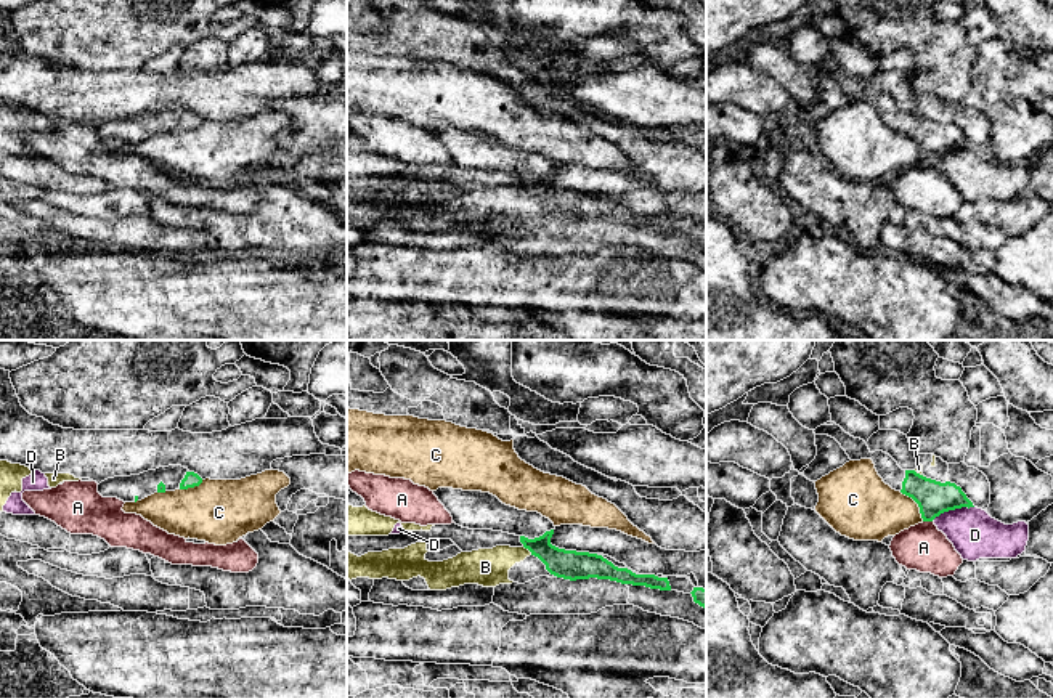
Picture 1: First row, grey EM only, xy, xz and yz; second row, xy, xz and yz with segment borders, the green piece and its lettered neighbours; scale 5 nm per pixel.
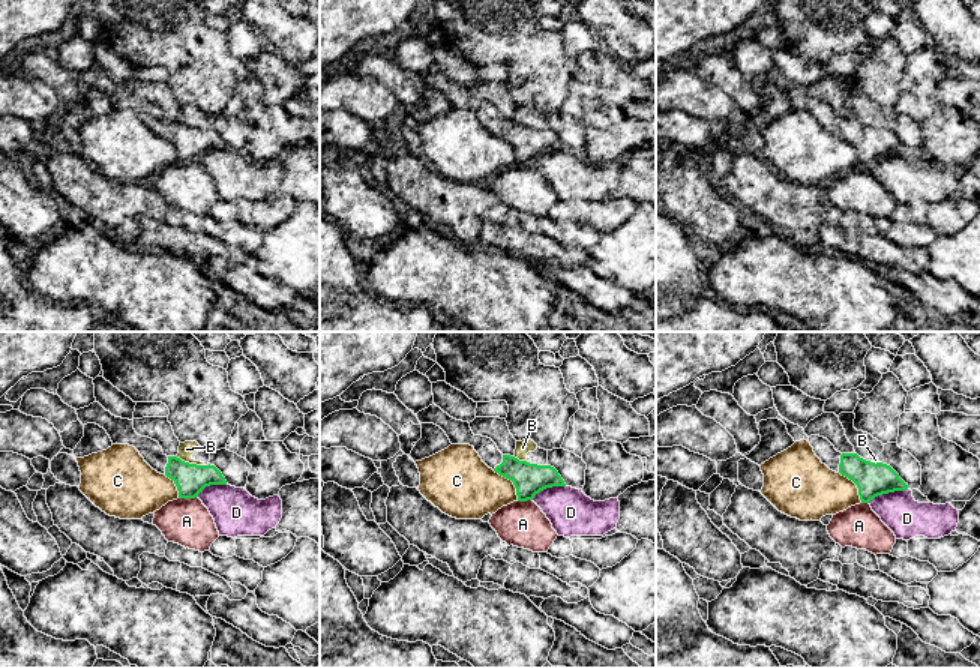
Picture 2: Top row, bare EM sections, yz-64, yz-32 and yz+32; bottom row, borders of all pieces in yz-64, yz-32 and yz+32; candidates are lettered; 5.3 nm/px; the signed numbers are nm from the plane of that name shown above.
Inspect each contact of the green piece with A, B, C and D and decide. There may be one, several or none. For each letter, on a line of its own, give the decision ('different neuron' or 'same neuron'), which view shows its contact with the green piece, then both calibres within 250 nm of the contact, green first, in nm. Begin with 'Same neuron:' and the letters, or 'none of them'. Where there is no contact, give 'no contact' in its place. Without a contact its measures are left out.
Same neuron: none of them
A: different neuron; contact in yz; calibres 170 and 240 nm
B: different neuron; contact in xz; calibres 150 and 190 nm
C: different neuron; contact in yz; calibres 170 and 320 nm
D: different neuron; contact in yz; calibres 170 and 240 nm

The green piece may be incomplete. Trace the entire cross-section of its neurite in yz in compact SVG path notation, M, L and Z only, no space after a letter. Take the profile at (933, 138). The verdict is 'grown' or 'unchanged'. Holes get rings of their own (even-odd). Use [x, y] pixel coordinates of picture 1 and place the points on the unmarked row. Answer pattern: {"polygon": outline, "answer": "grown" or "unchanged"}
{"polygon": "M836 64L820 66L814 74L835 79L851 101L872 99L878 116L886 125L912 138L918 144L923 162L933 162L949 151L974 148L955 124L941 124L915 111L902 111L889 95L883 91L872 93L864 80L851 77Z", "answer": "grown"}

